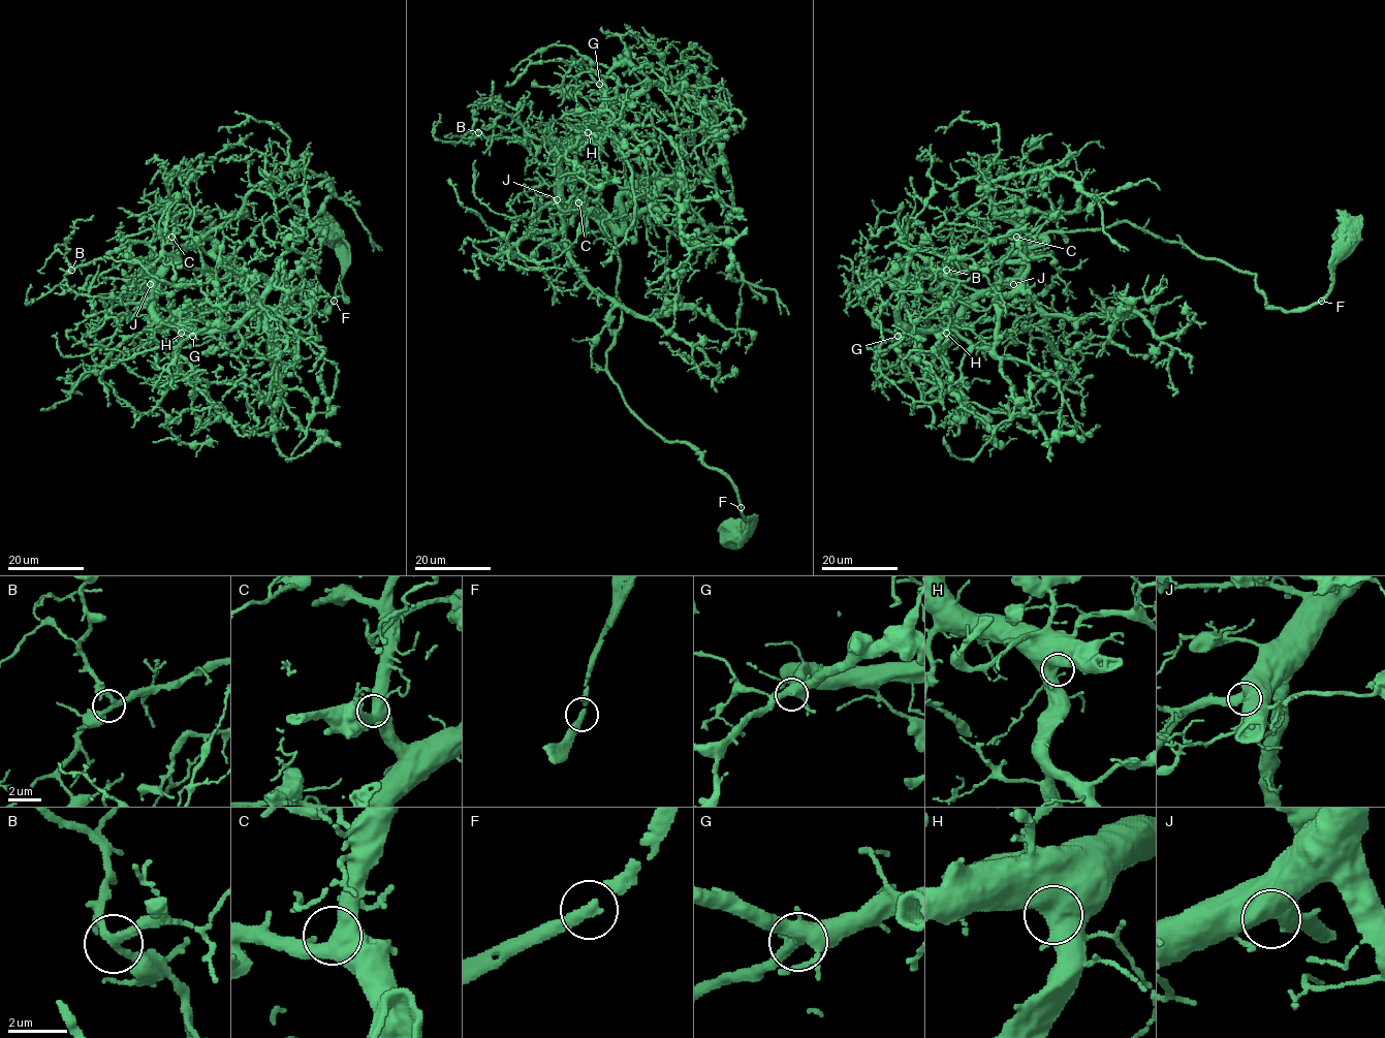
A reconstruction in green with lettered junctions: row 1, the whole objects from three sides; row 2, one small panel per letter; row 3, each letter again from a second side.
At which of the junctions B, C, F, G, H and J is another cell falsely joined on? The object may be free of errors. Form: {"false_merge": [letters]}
{"false_merge": []}

